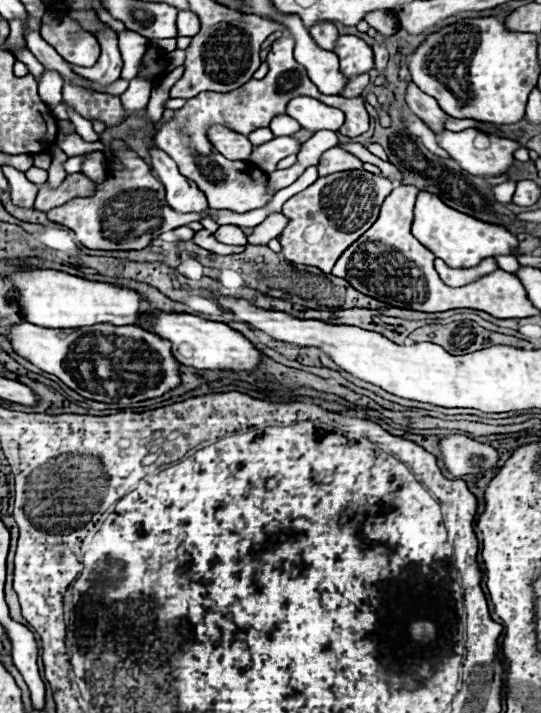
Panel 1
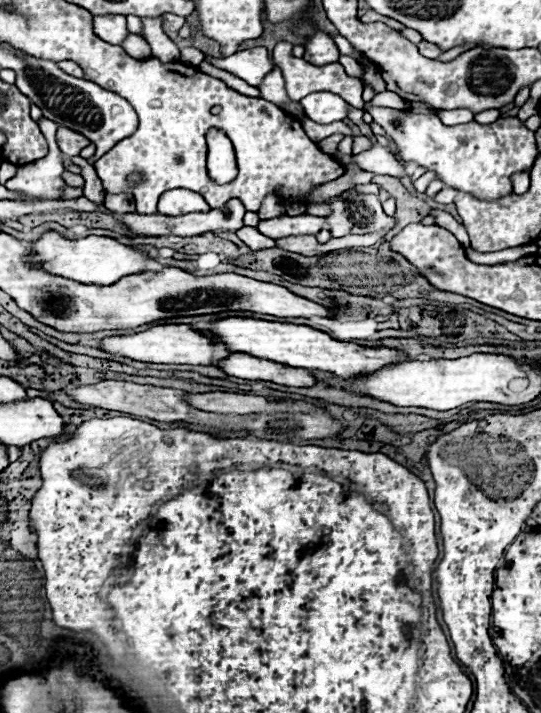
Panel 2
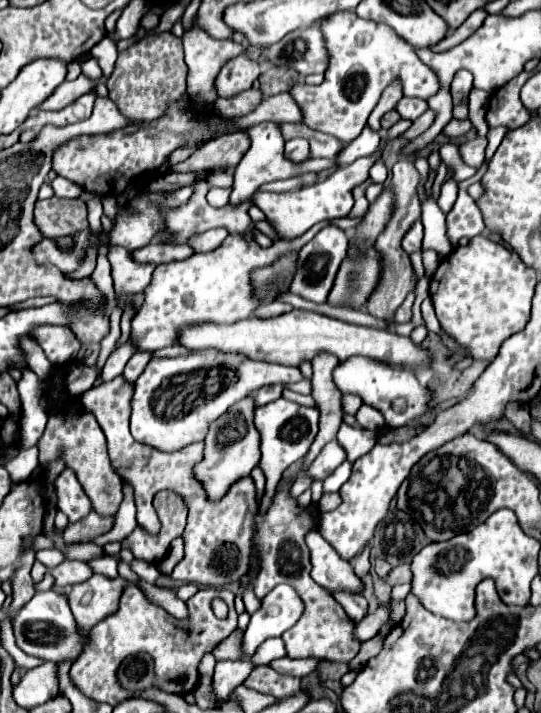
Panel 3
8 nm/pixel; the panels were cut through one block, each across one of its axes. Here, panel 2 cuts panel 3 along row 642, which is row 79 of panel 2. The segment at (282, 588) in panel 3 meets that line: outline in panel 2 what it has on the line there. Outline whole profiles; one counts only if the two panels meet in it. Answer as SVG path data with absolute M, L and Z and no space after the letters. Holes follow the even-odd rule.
M250 48L250 50L234 52L232 56L224 59L206 57L205 61L246 80L250 86L260 84L262 78L274 68L272 60L268 60L266 48Z

